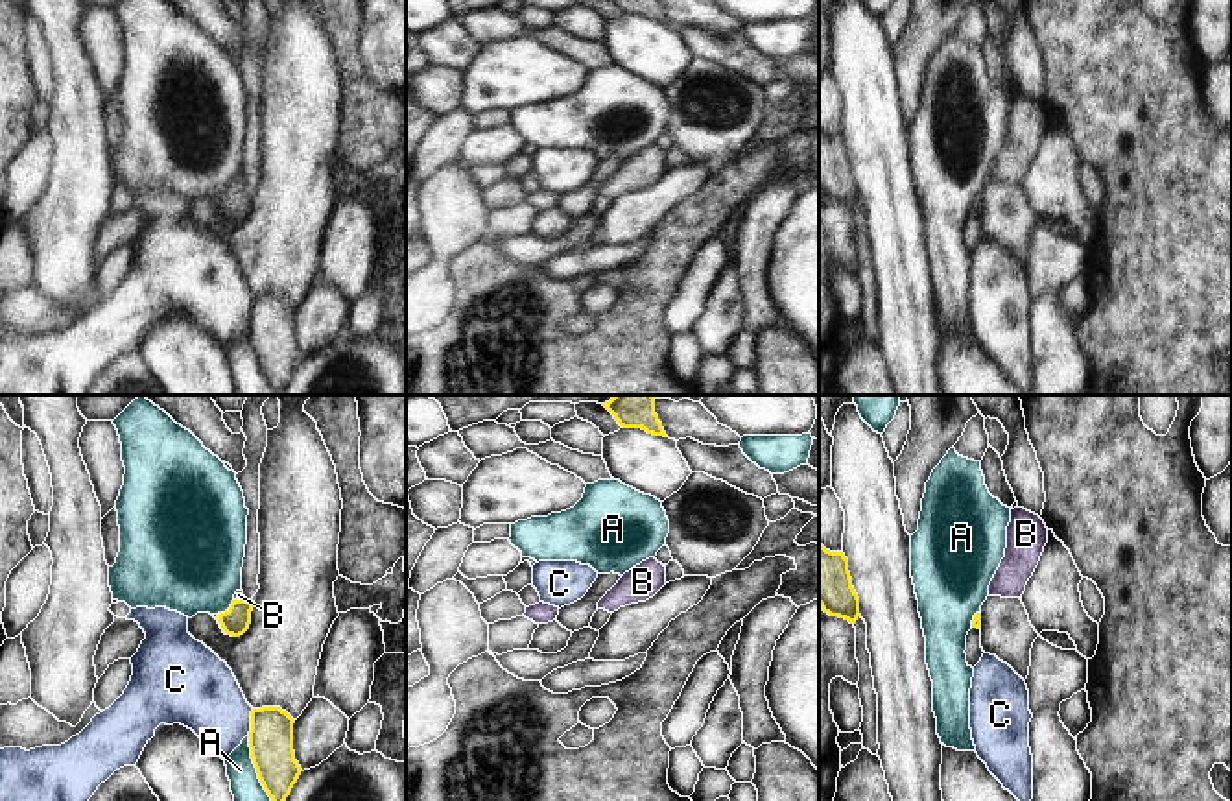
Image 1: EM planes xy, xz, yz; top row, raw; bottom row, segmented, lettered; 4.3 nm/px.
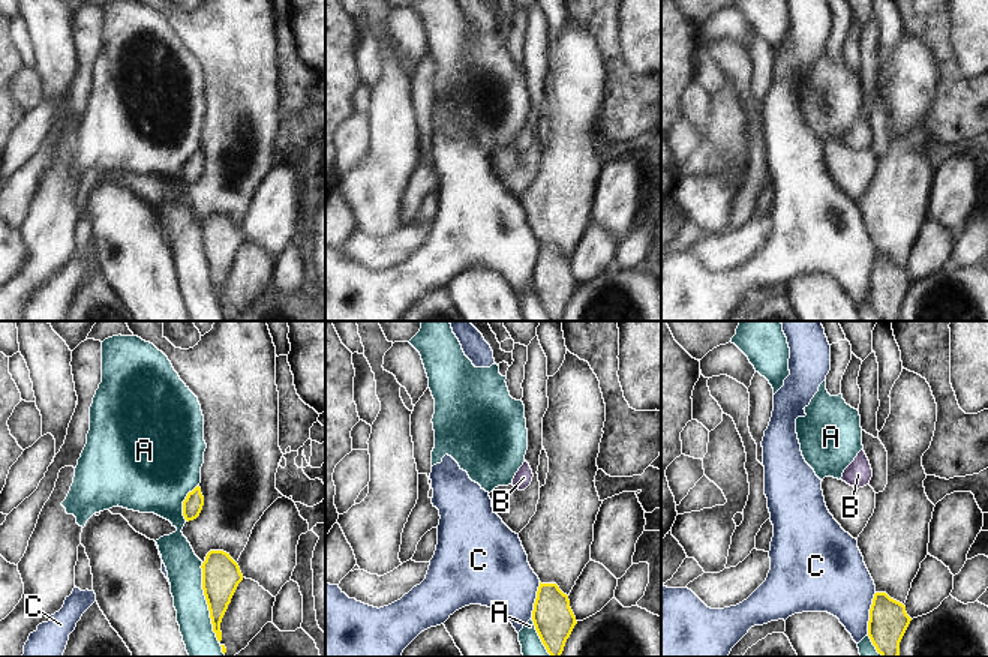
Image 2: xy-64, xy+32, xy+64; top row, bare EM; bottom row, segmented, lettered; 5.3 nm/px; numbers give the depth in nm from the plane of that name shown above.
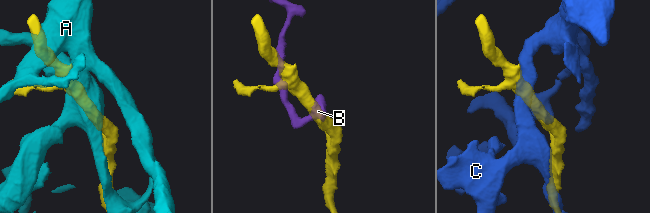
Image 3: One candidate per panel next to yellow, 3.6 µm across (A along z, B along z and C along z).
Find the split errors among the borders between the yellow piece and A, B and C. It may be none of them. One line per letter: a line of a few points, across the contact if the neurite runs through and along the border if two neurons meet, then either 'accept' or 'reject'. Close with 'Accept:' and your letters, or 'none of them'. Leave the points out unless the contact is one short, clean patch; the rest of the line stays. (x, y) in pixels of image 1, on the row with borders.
A: reject
B: xy (236, 621), (238, 600), (238, 595) | accept
C: reject
Accept: B

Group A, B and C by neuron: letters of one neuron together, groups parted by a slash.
A / B / C

